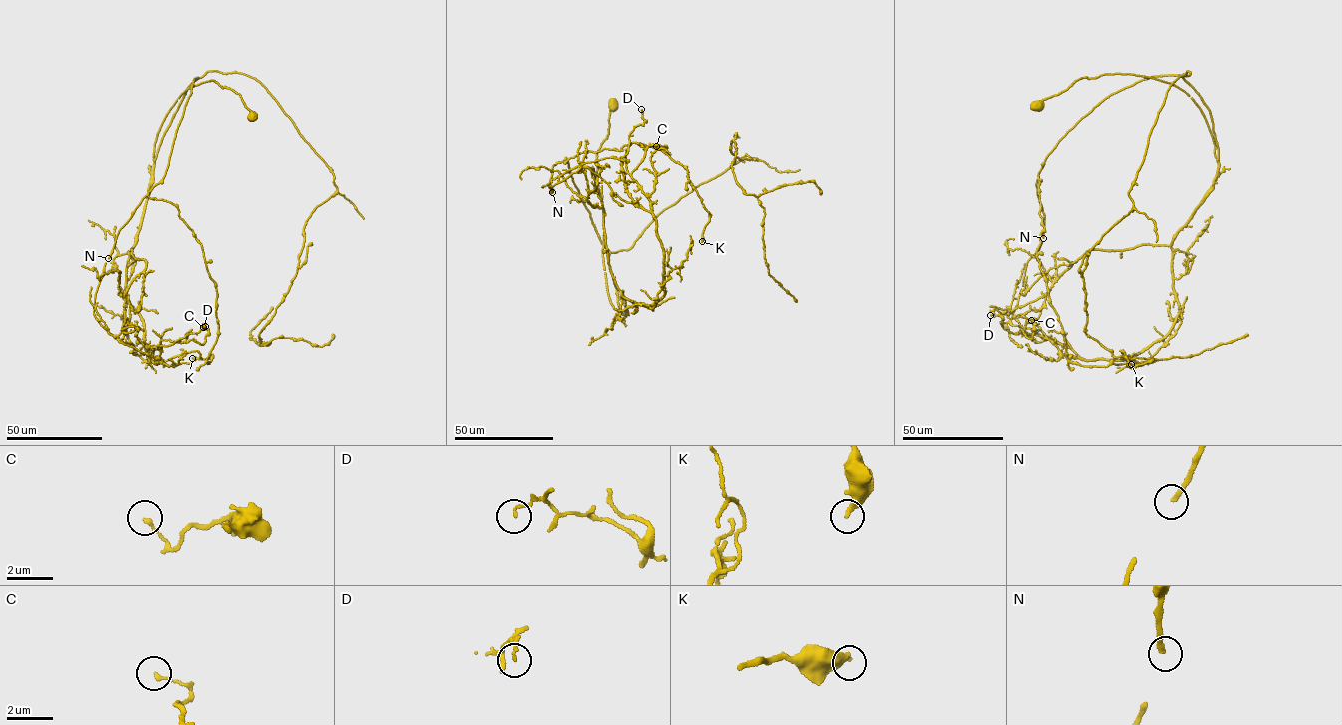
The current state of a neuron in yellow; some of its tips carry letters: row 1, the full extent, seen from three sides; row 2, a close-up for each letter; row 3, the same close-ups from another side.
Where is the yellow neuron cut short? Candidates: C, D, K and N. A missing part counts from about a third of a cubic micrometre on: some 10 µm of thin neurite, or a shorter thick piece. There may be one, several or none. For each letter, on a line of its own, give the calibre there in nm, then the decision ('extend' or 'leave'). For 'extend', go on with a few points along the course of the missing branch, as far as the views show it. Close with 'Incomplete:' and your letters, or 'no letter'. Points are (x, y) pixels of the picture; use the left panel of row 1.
C: 150 nm thick; leave
D: 100 nm thick; leave
K: 280 nm thick; leave
N: 200 nm thick; leave
Incomplete: no letter

